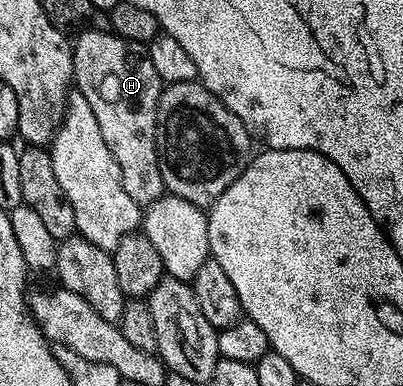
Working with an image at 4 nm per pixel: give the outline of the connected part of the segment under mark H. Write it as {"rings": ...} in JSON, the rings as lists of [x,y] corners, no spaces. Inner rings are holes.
{"rings":[[[85,29],[74,39],[72,78],[75,90],[82,97],[86,97],[95,119],[98,120],[98,129],[102,129],[102,141],[106,141],[110,153],[114,153],[114,161],[118,161],[126,193],[130,193],[130,197],[134,197],[134,201],[141,205],[161,199],[166,193],[166,188],[156,152],[156,114],[162,84],[158,77],[158,69],[154,69],[141,44],[132,43],[108,29]]]}

